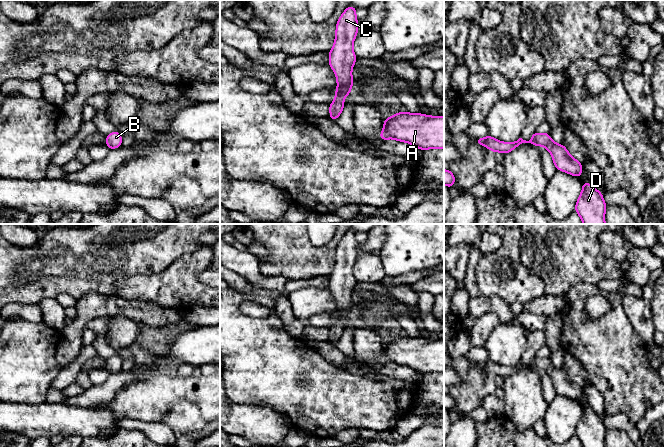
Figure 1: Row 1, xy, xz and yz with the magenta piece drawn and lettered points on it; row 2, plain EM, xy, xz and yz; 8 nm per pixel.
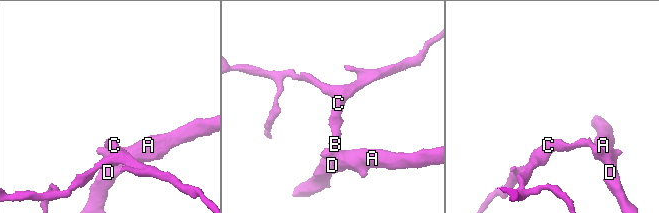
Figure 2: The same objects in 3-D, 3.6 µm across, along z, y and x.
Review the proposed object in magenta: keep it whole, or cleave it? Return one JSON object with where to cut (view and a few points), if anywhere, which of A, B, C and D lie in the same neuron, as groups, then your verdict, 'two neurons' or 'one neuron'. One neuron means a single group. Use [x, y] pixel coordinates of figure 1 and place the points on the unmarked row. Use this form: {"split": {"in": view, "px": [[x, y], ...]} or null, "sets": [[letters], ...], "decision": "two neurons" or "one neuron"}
{"split": null, "sets": [["A", "B", "C", "D"]], "decision": "one neuron"}

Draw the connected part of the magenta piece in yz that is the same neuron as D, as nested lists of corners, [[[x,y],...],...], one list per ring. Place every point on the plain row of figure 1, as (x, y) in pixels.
[[[589,406],[582,407],[582,416],[575,428],[575,435],[583,447],[605,447],[606,427],[602,416]]]

